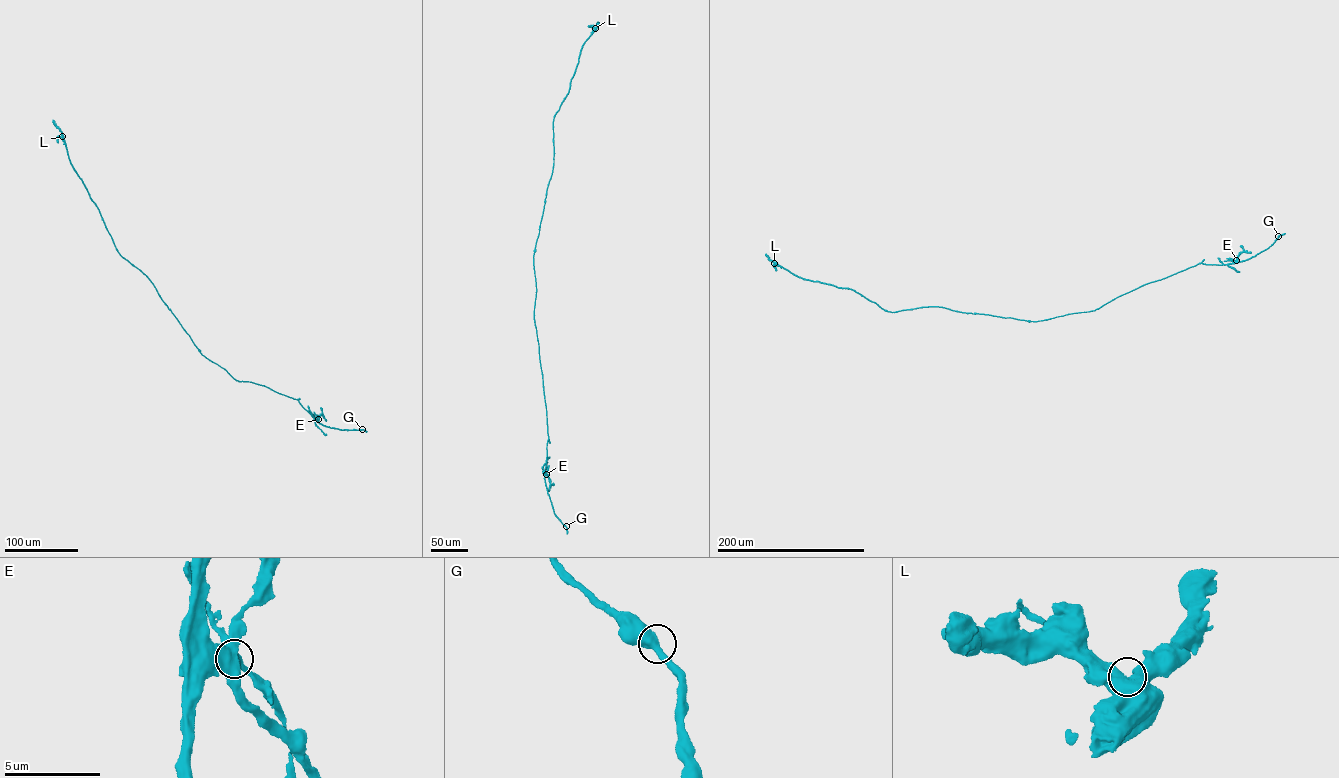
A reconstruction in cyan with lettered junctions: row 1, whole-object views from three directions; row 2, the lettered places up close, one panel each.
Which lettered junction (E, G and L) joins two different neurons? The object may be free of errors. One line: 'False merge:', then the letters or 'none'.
False merge: E

